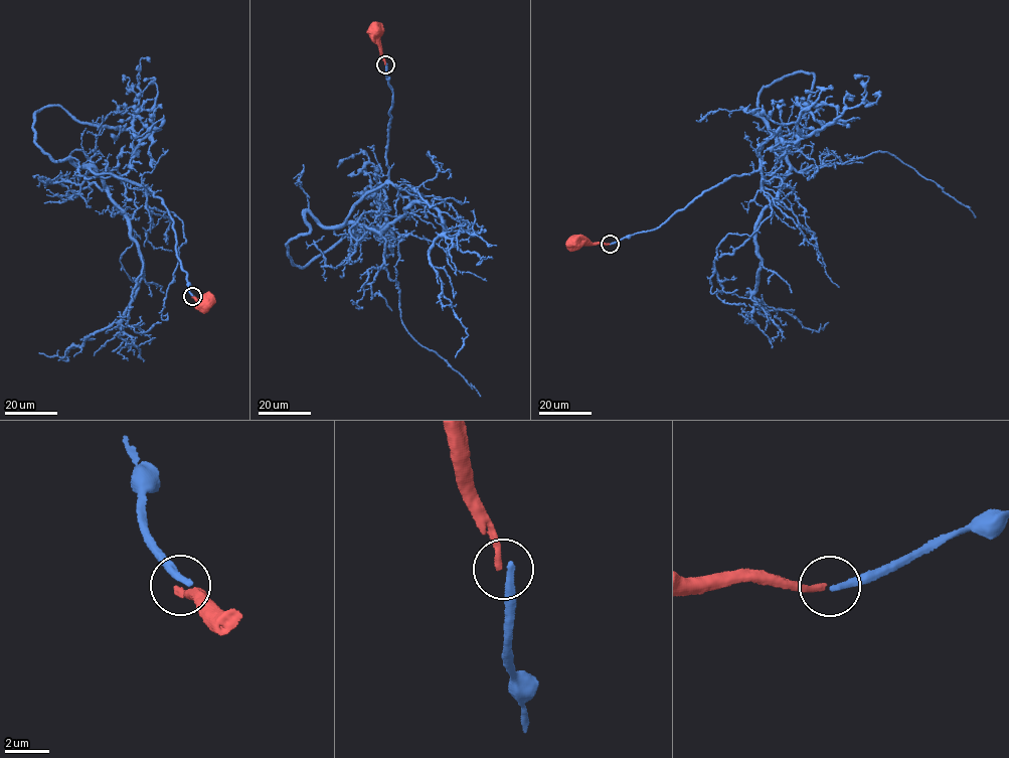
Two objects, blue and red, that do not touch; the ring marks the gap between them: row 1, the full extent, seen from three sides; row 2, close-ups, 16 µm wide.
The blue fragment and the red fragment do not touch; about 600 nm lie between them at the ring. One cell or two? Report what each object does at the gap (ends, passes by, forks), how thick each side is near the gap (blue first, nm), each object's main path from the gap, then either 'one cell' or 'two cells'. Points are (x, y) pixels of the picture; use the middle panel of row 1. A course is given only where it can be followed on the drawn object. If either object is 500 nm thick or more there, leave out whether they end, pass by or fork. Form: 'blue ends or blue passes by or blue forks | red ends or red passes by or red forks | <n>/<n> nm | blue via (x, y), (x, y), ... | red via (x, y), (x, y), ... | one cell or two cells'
blue ends | red ends | 320/280 nm | blue via (386, 64), (388, 179), (346, 222), (382, 231), (416, 201), (443, 216), (429, 256), (466, 329), (455, 357) | red via (385, 63), (379, 37), (373, 28) | two cells

